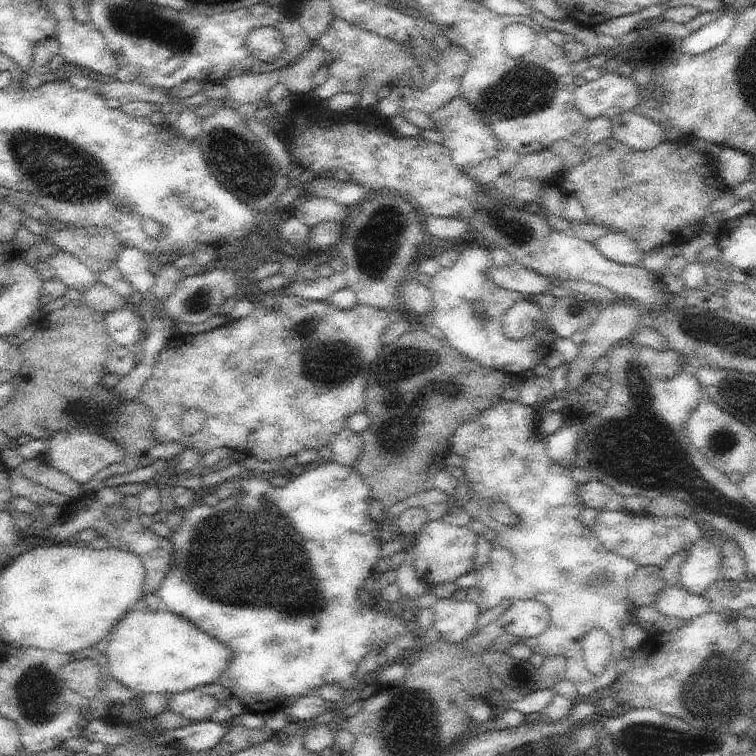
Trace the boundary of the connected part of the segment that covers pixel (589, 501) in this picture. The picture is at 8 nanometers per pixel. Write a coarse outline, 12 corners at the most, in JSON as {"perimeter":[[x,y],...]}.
{"perimeter":[[596,478],[580,484],[585,507],[621,511],[624,497]]}

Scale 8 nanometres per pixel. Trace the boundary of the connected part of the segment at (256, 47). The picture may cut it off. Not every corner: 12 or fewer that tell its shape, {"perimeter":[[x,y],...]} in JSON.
{"perimeter":[[254,28],[246,42],[252,58],[273,63],[286,50],[280,30]]}

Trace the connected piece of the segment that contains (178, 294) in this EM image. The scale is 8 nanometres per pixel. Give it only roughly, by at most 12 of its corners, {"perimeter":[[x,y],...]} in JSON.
{"perimeter":[[236,271],[184,277],[166,298],[173,322],[202,324],[235,296]]}

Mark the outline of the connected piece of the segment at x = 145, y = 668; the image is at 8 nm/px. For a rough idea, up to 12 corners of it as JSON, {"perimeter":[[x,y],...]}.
{"perimeter":[[144,605],[104,641],[139,696],[217,683],[232,650]]}

